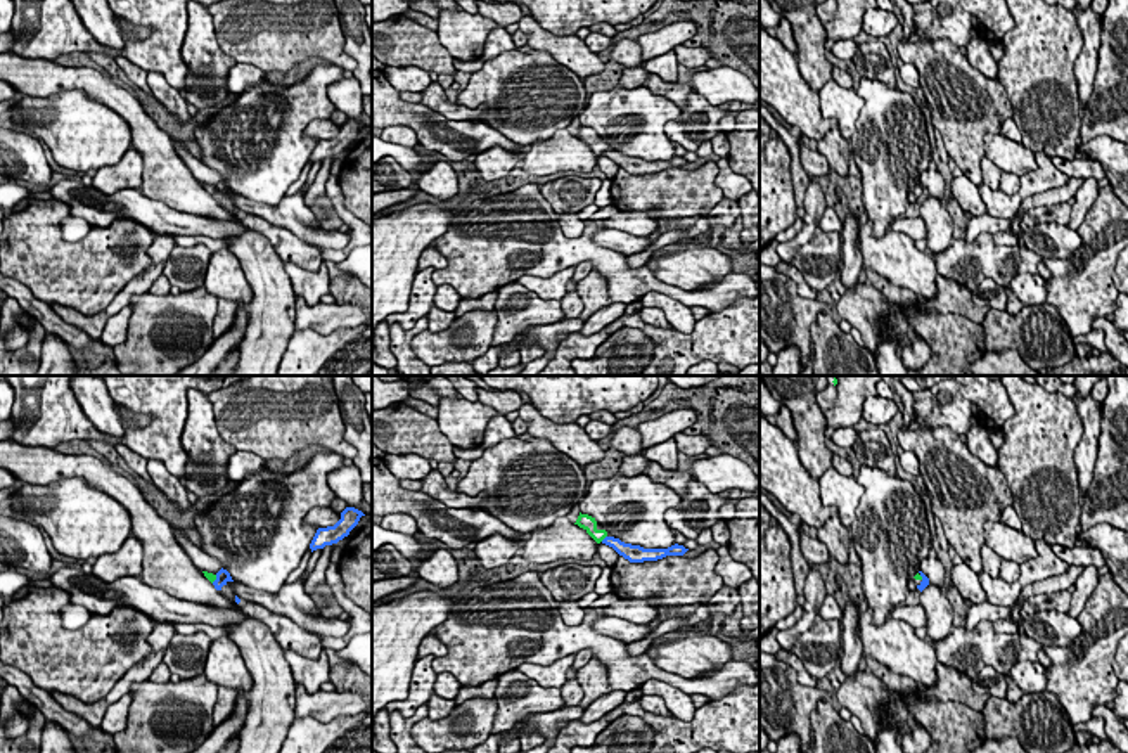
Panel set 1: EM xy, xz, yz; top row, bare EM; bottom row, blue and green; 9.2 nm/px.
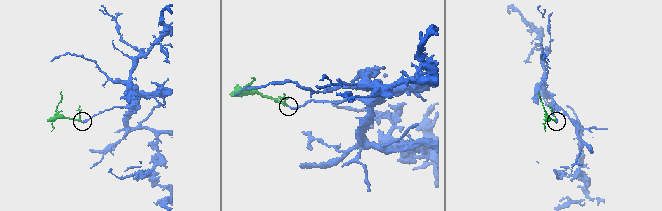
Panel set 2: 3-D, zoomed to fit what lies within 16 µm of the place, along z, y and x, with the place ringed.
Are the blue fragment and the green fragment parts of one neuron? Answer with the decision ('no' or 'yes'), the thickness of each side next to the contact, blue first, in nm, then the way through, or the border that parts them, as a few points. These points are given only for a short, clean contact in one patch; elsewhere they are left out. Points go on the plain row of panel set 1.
no | 140/140 nm | along xz (606, 148), (601, 153)

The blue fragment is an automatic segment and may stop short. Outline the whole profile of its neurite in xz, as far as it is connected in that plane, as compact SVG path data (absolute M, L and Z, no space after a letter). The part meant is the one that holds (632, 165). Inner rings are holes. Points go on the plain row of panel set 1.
M606 149L602 156L612 159L619 168L628 171L630 175L657 173L666 168L683 168L689 163L678 156L668 161L644 161L640 158L625 156L614 149Z

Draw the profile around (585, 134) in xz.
M581 126L578 128L576 135L580 140L583 140L597 156L600 156L606 149L612 149L609 144L606 144L602 140L602 137L599 137L595 133L595 130L588 128L588 126Z

